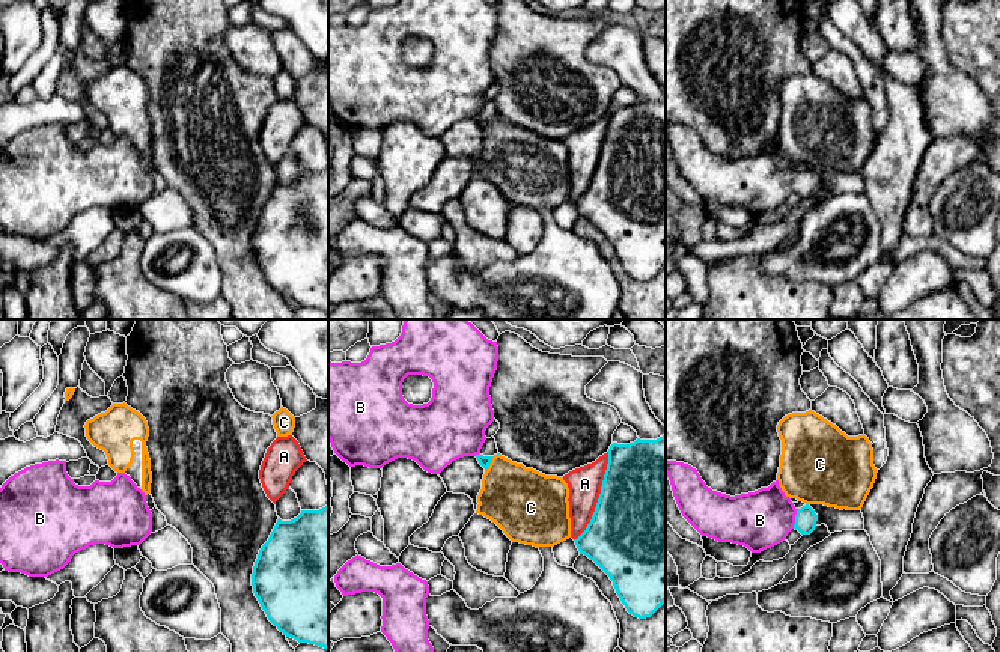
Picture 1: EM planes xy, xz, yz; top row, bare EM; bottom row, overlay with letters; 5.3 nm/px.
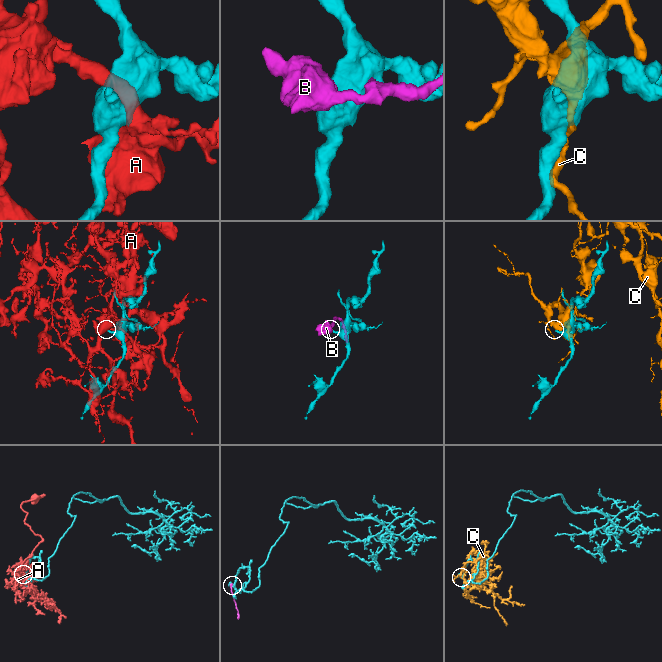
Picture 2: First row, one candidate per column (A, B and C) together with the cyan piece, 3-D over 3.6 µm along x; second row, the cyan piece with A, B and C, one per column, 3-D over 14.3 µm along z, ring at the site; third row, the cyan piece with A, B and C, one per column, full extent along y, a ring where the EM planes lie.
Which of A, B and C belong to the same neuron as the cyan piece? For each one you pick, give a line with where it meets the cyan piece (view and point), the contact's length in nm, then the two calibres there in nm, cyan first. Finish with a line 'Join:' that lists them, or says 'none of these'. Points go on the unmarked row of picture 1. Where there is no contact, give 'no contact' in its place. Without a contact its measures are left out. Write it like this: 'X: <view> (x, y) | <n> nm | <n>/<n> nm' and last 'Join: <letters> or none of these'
B: yz (795, 181) | 110 nm | 120/320 nm
Join: B

